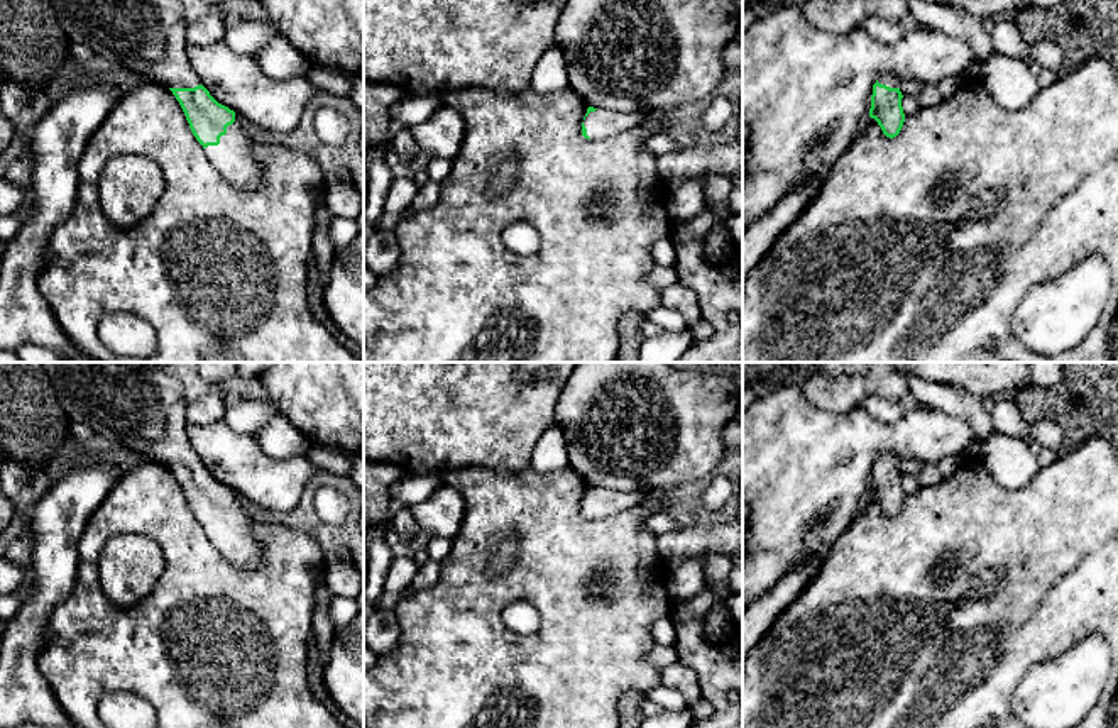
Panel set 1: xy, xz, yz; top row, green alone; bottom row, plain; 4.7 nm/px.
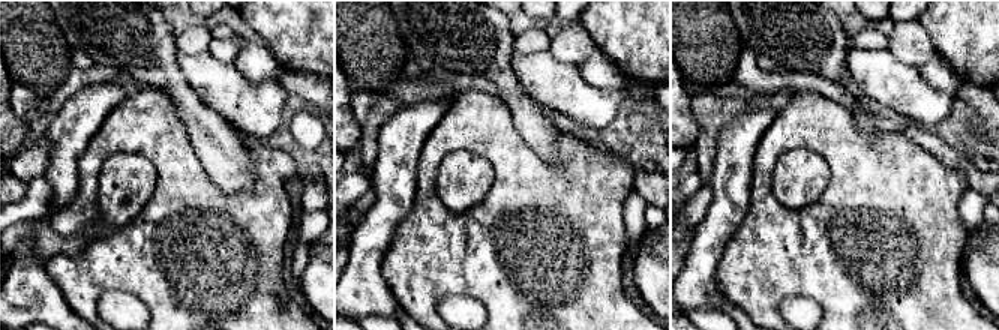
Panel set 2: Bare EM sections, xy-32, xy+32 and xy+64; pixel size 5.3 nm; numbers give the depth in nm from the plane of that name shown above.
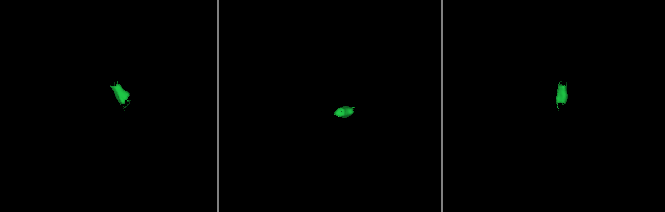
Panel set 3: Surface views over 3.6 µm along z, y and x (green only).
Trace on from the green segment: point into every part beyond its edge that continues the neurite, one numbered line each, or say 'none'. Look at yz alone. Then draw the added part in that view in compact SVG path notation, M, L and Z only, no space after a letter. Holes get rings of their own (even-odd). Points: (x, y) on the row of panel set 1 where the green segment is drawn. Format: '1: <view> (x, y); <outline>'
1: yz (890, 80); M881 73L881 74L878 76L878 83L886 85L886 86L890 86L890 88L898 88L898 86L900 86L900 81L898 81L896 76L891 74L891 73Z

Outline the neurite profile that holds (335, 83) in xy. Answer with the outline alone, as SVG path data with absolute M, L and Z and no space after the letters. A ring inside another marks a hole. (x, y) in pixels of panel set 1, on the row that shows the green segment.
M310 66L308 81L320 91L330 97L352 100L355 76L325 66Z

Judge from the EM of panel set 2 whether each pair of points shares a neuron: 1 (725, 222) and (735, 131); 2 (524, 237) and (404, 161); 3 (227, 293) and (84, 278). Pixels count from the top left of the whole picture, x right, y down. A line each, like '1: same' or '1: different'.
1: same
2: different
3: same

